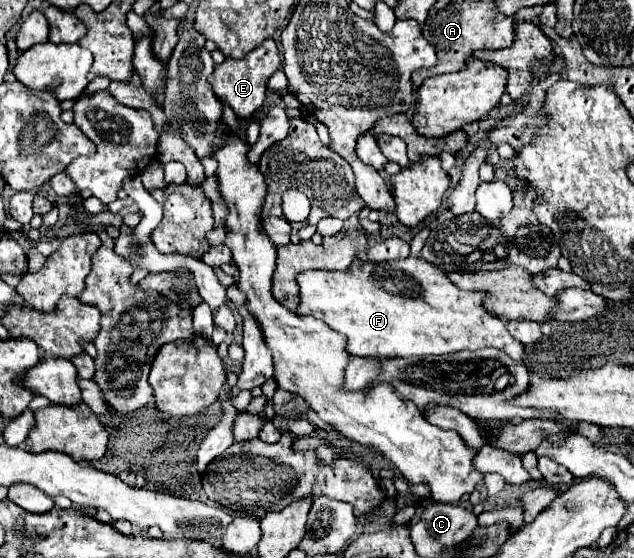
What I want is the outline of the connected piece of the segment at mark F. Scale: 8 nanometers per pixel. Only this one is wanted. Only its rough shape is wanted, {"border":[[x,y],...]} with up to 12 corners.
{"border":[[421,258],[297,274],[353,356],[523,344]]}

